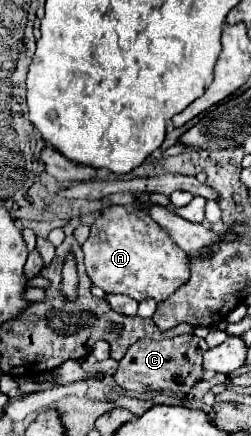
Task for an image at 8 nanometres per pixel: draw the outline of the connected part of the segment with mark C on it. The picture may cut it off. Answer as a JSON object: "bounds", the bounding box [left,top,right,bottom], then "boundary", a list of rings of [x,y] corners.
{"bounds":[113,334,207,394],"boundary":[[[183,334],[169,340],[137,340],[121,358],[113,378],[125,390],[171,390],[175,394],[189,392],[201,380],[203,354],[207,350],[207,342],[195,334]]]}

